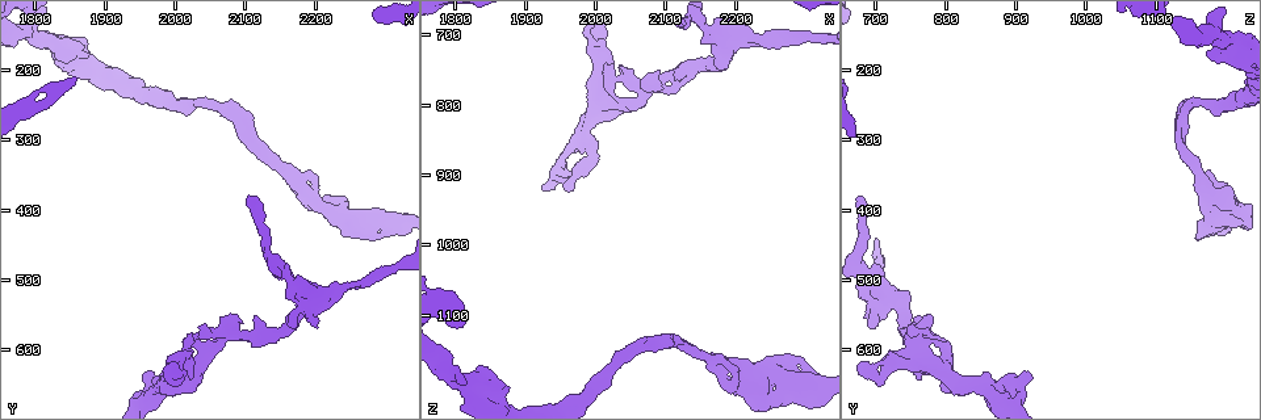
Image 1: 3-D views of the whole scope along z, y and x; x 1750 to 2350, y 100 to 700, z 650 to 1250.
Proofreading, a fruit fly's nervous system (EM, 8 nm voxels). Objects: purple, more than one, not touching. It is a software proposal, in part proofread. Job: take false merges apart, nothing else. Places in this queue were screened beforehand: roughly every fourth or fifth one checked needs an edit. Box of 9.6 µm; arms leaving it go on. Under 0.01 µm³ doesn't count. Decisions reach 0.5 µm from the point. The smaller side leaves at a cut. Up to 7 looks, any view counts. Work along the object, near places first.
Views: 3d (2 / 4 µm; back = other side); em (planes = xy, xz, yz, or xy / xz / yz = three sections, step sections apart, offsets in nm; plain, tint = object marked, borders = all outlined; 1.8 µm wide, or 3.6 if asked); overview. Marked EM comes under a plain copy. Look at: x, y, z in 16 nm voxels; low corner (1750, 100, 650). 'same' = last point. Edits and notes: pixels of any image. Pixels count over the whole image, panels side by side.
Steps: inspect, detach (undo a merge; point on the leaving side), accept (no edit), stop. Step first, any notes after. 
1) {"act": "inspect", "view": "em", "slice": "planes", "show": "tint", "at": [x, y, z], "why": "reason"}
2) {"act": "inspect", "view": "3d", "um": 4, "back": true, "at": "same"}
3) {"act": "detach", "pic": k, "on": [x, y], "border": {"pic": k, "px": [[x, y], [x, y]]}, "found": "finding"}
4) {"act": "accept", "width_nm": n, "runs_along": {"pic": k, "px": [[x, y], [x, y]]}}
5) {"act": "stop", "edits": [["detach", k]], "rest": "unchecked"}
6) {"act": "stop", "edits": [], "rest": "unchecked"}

{"act": "inspect", "view": "em", "um": 3.6, "slice": "planes", "show": "tint", "at": [2230, 405, 1180], "why": "abrupt turn"}

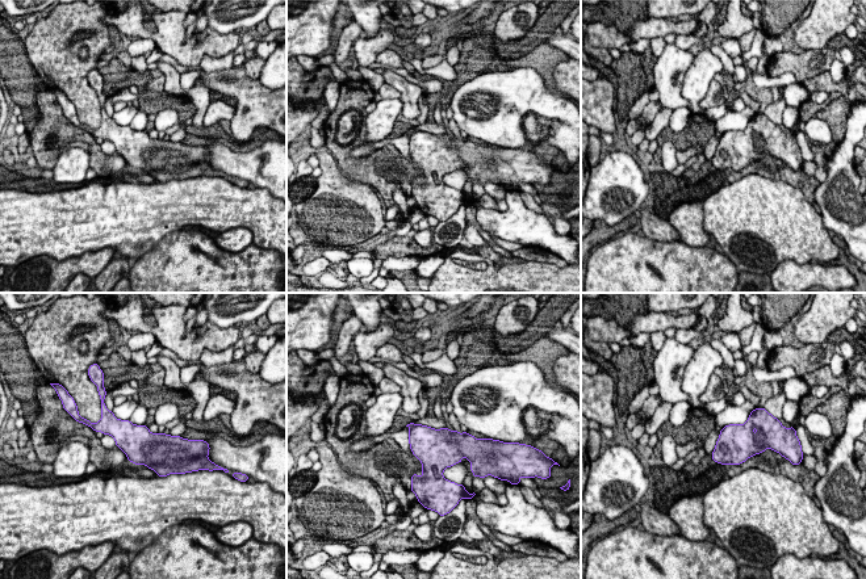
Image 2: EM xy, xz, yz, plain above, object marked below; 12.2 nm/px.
{"act": "accept", "found": "continuous, no second cell"}

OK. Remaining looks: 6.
{"act": "inspect", "view": "em", "slice": "planes", "show": "tint", "at": [2085, 580, 775], "why": "sharp bend"}

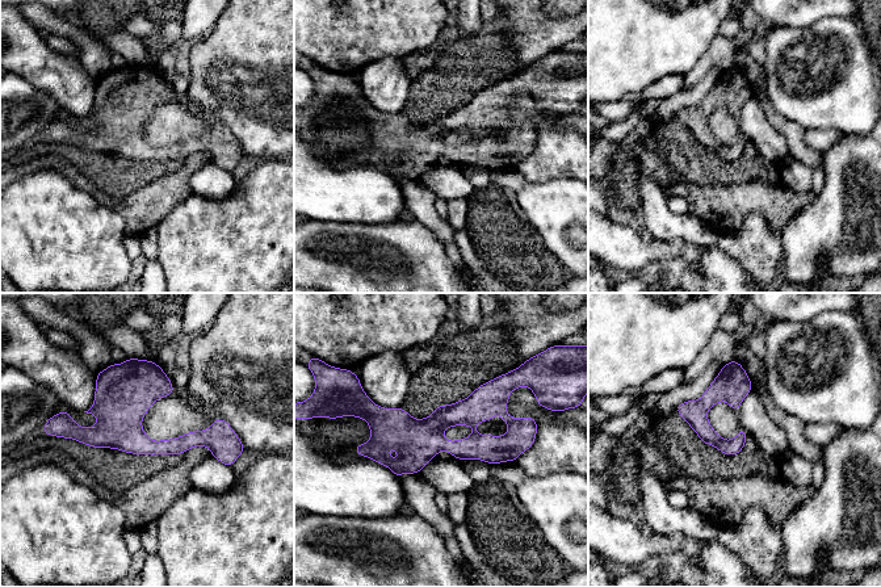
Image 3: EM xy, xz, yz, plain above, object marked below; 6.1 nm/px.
{"act": "accept", "width_nm": 100, "runs_along": {"pic": 3, "px": [[68, 434], [226, 447]]}, "found": "all the same cell"}

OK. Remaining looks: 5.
{"act": "inspect", "view": "em", "slice": "xy", "step": 4, "show": "tint", "at": [2000, 635, 690], "why": "abrupt turn"}

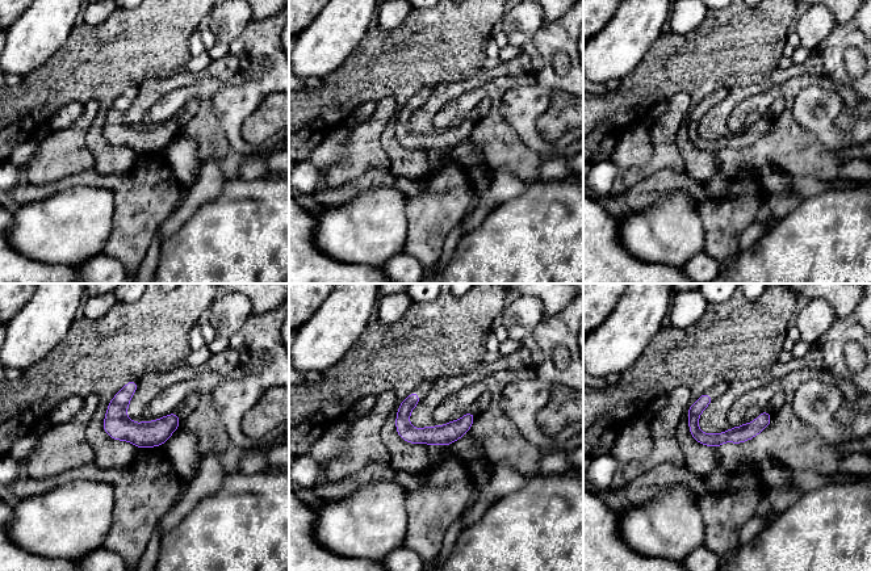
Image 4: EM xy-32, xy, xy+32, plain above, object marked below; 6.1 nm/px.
{"act": "inspect", "view": "em", "slice": "yz", "step": 4, "show": "tint", "at": "same", "why": "cut it another way"}

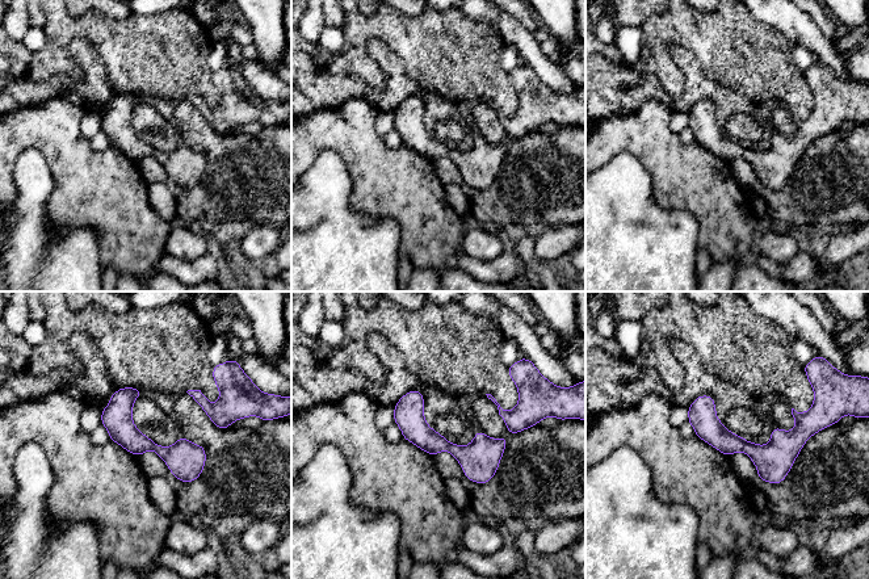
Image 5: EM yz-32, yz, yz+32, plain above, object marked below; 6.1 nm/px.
{"act": "accept", "width_nm": 160, "found": "all the same cell"}

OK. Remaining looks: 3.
{"act": "stop", "edits": [], "rest": "unchecked"}

